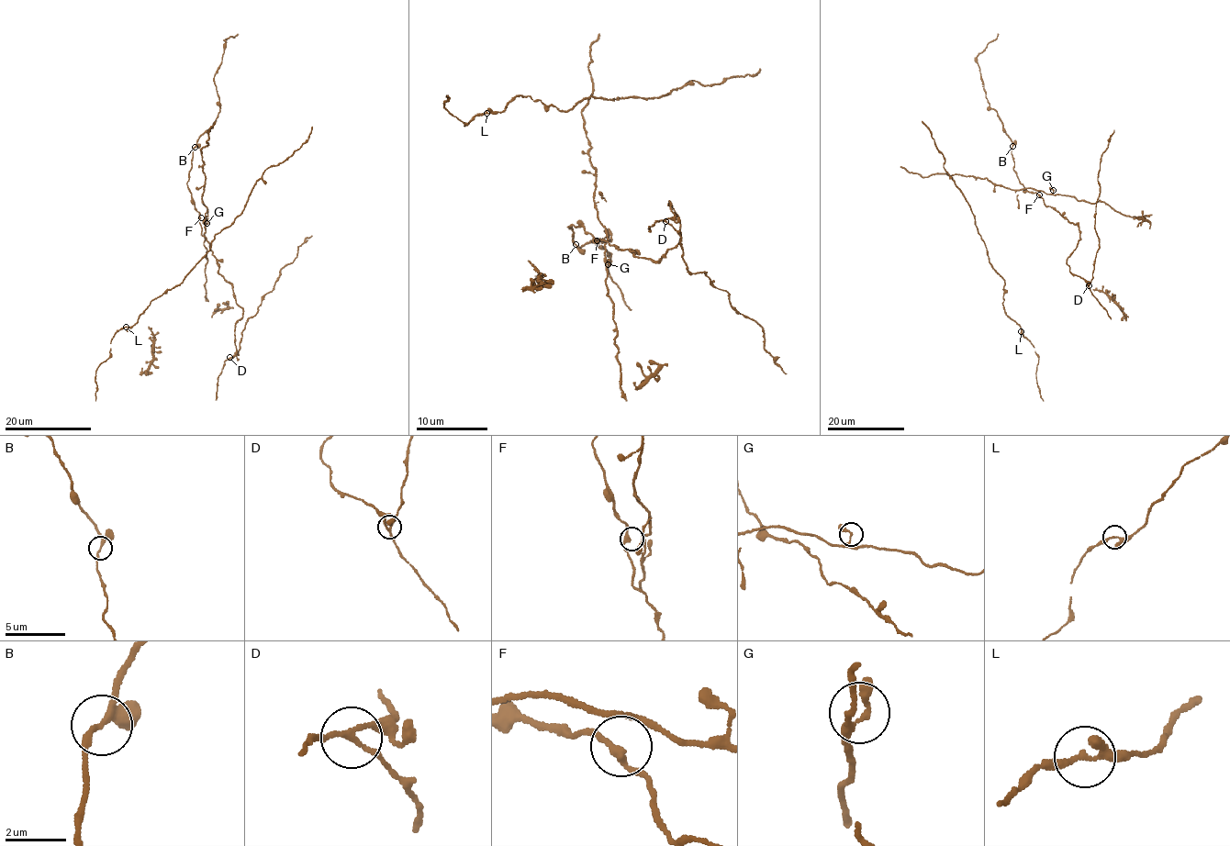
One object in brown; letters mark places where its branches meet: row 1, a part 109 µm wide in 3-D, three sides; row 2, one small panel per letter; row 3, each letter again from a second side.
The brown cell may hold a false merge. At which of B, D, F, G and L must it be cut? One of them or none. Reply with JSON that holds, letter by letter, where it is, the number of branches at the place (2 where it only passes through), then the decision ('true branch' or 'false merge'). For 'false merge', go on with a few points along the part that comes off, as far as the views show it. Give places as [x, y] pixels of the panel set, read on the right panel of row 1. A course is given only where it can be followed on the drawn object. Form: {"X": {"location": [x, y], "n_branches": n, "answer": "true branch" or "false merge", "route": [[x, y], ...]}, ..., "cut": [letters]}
{"B": {"location": [1012, 146], "n_branches": 3, "answer": "true branch"}, "D": {"location": [1089, 285], "n_branches": 3, "answer": "true branch"}, "F": {"location": [1039, 194], "n_branches": 3, "answer": "true branch"}, "G": {"location": [1053, 190], "n_branches": 3, "answer": "true branch"}, "L": {"location": [1021, 331], "n_branches": 3, "answer": "true branch"}, "cut": []}

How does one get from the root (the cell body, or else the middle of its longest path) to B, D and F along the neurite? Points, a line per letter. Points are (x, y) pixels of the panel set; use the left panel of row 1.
B: (201, 228), (199, 214), (186, 183), (195, 147)
D: (201, 228), (218, 272), (231, 285), (236, 304), (242, 308), (242, 317), (234, 329), (237, 351), (229, 357)
F: (201, 228), (201, 217)

